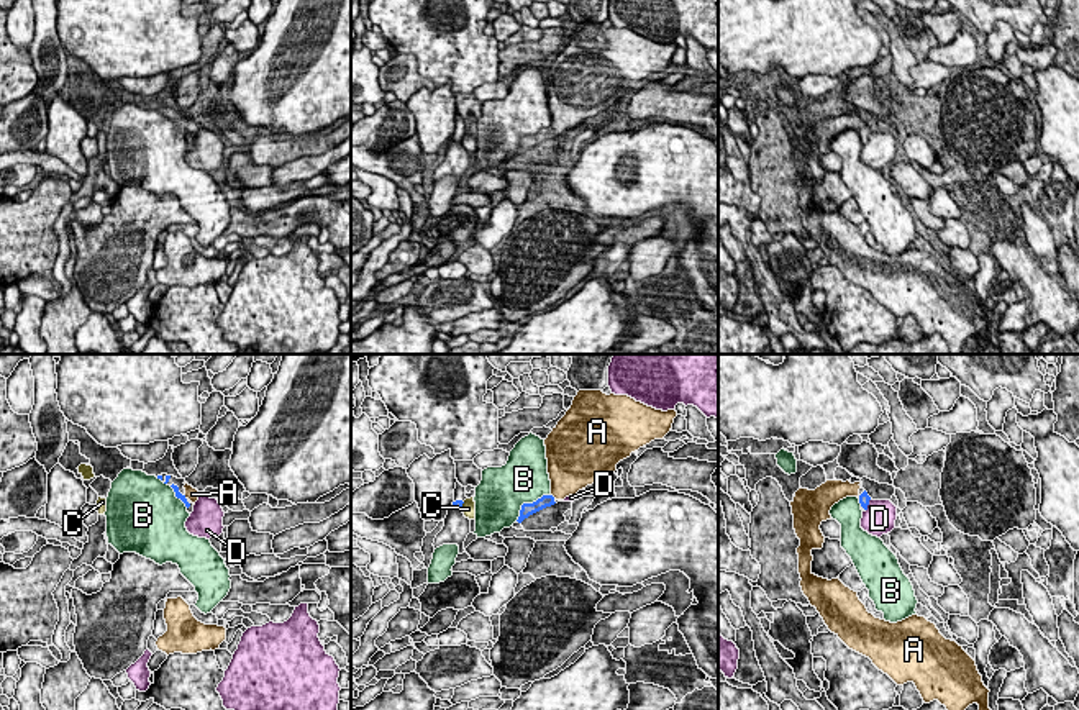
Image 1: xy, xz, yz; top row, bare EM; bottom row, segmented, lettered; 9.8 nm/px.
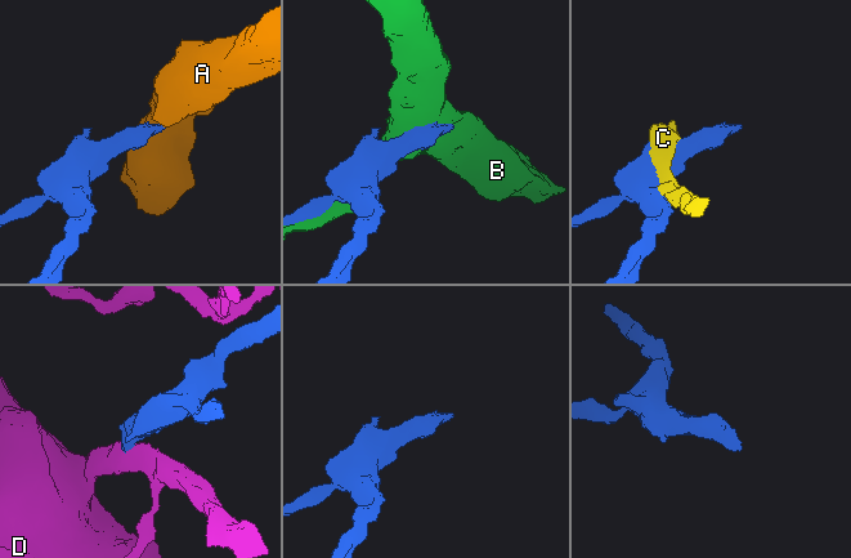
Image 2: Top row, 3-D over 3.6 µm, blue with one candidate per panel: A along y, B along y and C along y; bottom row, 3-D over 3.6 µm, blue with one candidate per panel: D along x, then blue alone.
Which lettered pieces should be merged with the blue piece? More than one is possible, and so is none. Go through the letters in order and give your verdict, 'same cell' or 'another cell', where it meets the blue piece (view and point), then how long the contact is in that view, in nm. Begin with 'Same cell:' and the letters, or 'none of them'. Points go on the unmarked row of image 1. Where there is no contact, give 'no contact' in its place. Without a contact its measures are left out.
Same cell: A
A: same cell; meets blue in xy at (184, 130); contact 50 nm long
B: another cell; meets blue in xz at (528, 136); contact 440 nm long
C: another cell; meets blue in xz at (463, 135); contact 60 nm long
D: another cell; meets blue in yz at (868, 136); contact 140 nm long

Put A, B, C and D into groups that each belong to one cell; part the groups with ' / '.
A / B / C / D

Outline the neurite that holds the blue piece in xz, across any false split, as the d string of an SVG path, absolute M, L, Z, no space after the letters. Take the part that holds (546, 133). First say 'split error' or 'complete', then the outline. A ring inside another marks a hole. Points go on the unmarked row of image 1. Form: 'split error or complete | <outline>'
split error | M579 23L571 41L544 72L551 126L533 136L523 136L517 154L521 156L530 148L613 107L620 93L654 72L664 72L676 49L676 43L656 43L628 28Z

